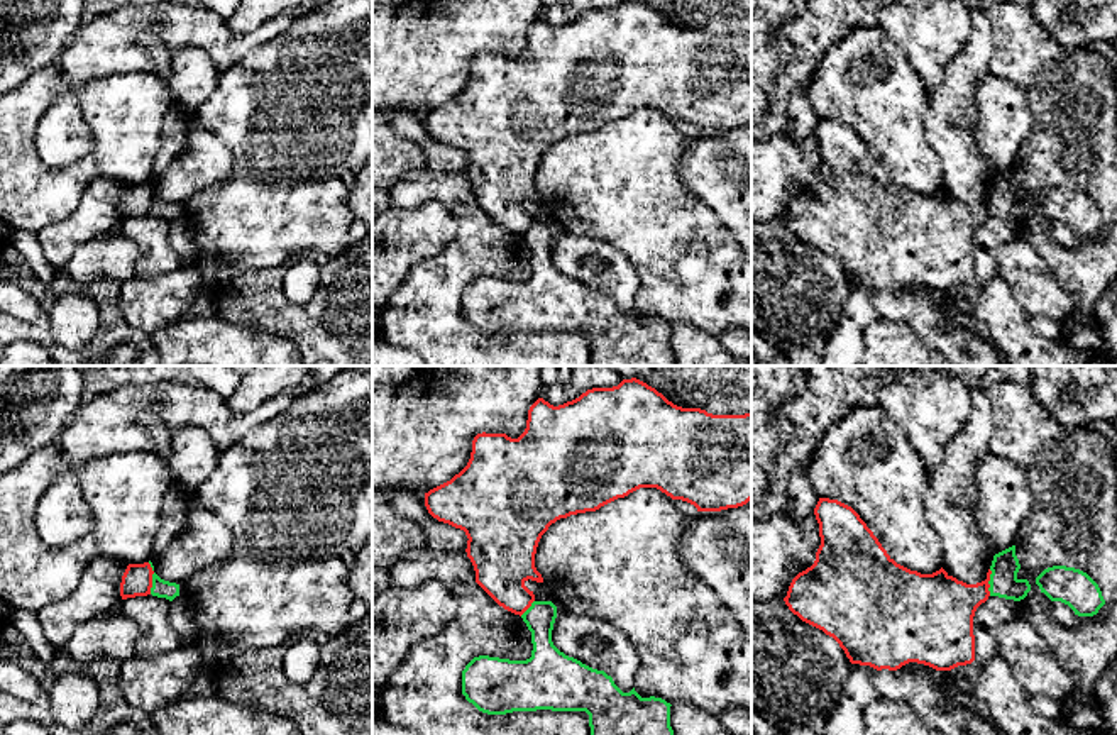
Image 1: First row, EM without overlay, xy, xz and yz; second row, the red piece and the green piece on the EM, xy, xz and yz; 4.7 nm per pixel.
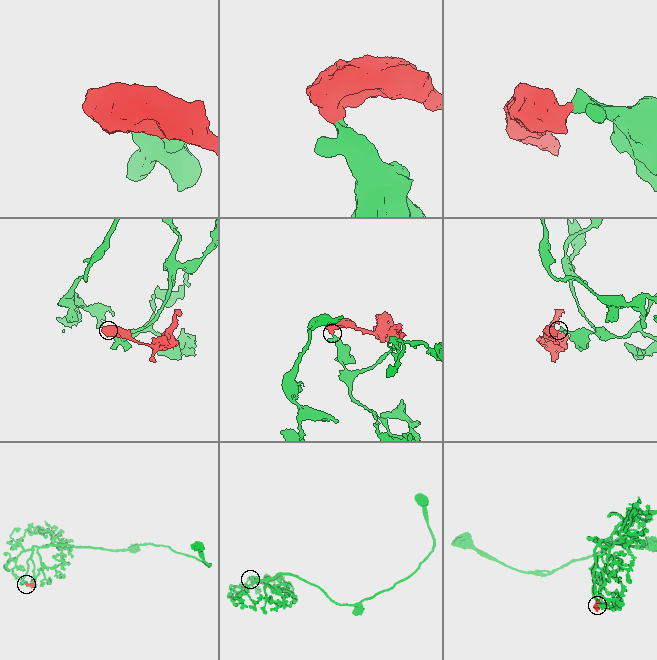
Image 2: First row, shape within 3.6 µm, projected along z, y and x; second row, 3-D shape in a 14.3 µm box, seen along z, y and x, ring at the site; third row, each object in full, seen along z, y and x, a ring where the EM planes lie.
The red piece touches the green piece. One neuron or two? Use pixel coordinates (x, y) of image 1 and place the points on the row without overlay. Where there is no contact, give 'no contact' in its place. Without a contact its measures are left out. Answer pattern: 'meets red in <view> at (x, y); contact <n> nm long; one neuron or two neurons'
meets red in xy at (151, 198); contact 150 nm long; two neurons

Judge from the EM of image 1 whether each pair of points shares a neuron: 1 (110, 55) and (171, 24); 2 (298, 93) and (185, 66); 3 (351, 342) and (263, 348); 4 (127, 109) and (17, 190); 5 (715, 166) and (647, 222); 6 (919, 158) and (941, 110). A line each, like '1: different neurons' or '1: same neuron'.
1: same neuron
2: different neurons
3: different neurons
4: same neuron
5: different neurons
6: different neurons

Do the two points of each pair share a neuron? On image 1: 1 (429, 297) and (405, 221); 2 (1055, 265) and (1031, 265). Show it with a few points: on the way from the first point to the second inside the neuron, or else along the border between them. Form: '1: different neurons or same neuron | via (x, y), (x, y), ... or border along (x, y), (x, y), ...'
1: different neurons | border along (452, 239), (434, 254), (423, 258), (393, 292)
2: different neurons | border along (1041, 256), (1053, 276), (1075, 293)

